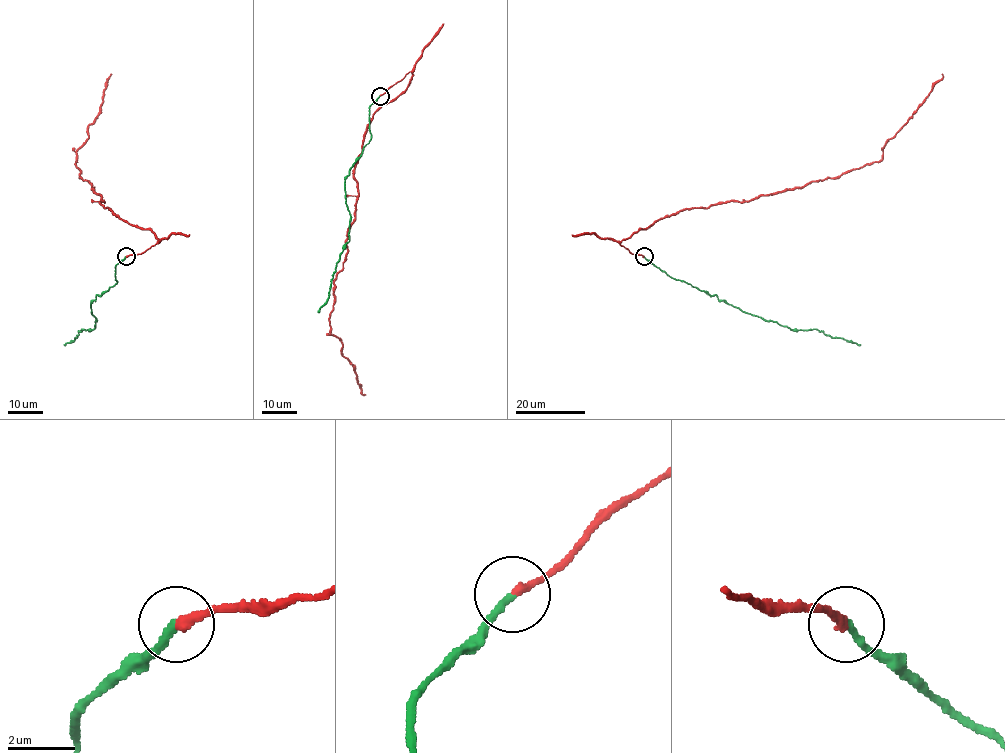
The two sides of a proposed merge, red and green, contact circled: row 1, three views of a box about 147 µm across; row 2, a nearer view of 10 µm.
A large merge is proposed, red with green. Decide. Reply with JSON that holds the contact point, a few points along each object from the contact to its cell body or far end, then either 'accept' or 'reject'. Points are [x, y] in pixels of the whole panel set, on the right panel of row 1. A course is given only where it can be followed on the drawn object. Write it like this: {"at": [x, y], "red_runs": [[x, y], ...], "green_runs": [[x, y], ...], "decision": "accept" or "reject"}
{"at": [644, 256], "red_runs": [[643, 257], [620, 244], [662, 218], [802, 188], [878, 162], [884, 145], [942, 73]], "green_runs": [[643, 257], [675, 279], [767, 321], [776, 321], [793, 330], [817, 329], [833, 337], [860, 344]], "decision": "accept"}

